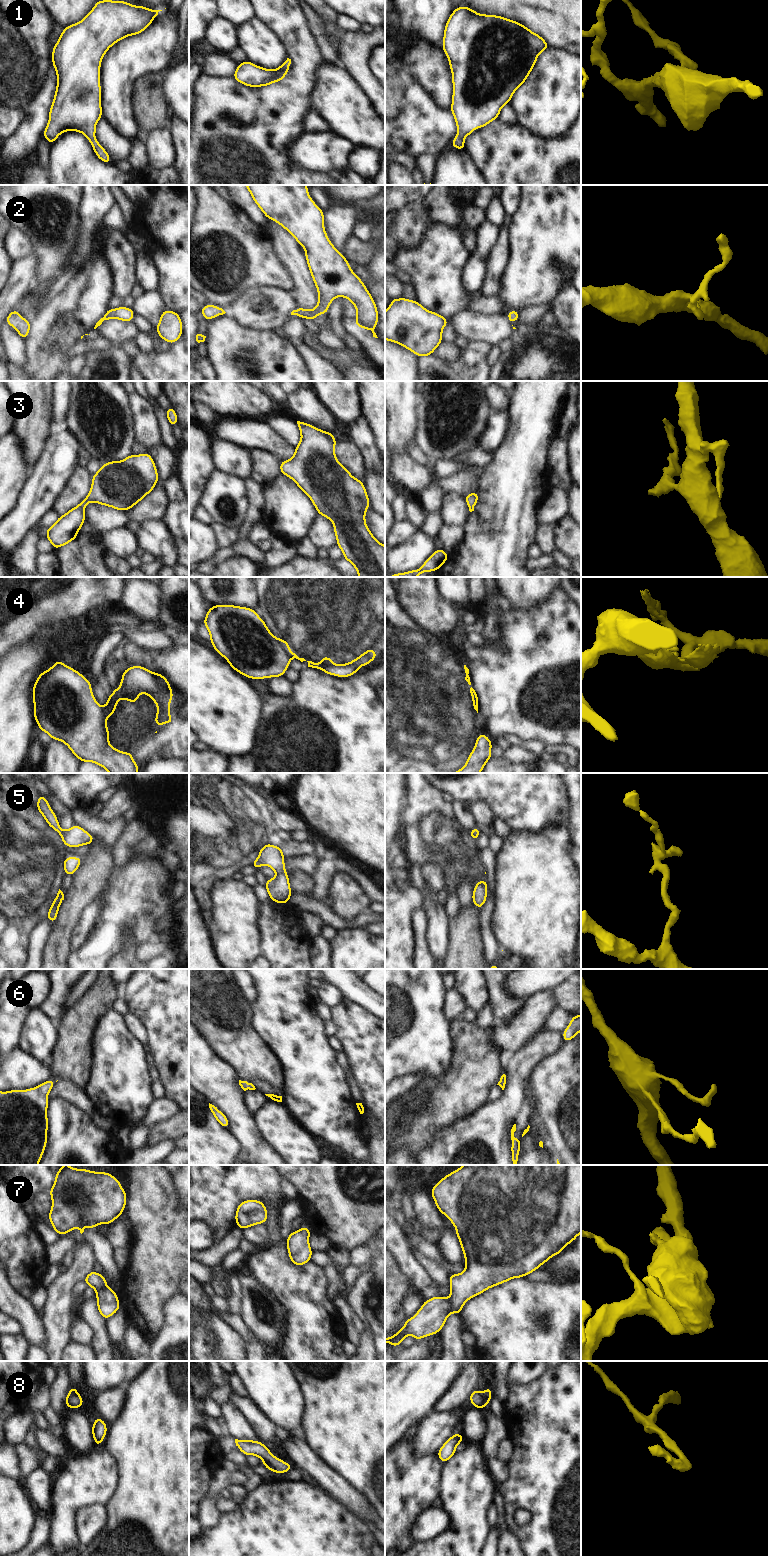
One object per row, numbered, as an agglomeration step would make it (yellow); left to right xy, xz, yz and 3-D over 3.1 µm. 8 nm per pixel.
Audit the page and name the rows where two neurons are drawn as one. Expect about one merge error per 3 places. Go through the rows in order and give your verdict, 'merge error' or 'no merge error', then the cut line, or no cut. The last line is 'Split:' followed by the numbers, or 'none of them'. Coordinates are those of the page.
1: no merge error; no cut
2: no merge error; no cut
3: no merge error; no cut
4: merge error; cut in xy along (120, 687), (119, 697)
5: no merge error; no cut
6: no merge error; no cut
7: no merge error; no cut
8: no merge error; no cut
Split: 4

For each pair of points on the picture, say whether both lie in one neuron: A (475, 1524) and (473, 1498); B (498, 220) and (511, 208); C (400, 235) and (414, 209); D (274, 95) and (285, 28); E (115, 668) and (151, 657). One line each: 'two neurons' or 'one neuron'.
A: one neuron
B: two neurons
C: one neuron
D: one neuron
E: one neuron

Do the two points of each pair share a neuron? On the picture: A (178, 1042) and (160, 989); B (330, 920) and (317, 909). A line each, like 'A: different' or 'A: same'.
A: same
B: same

